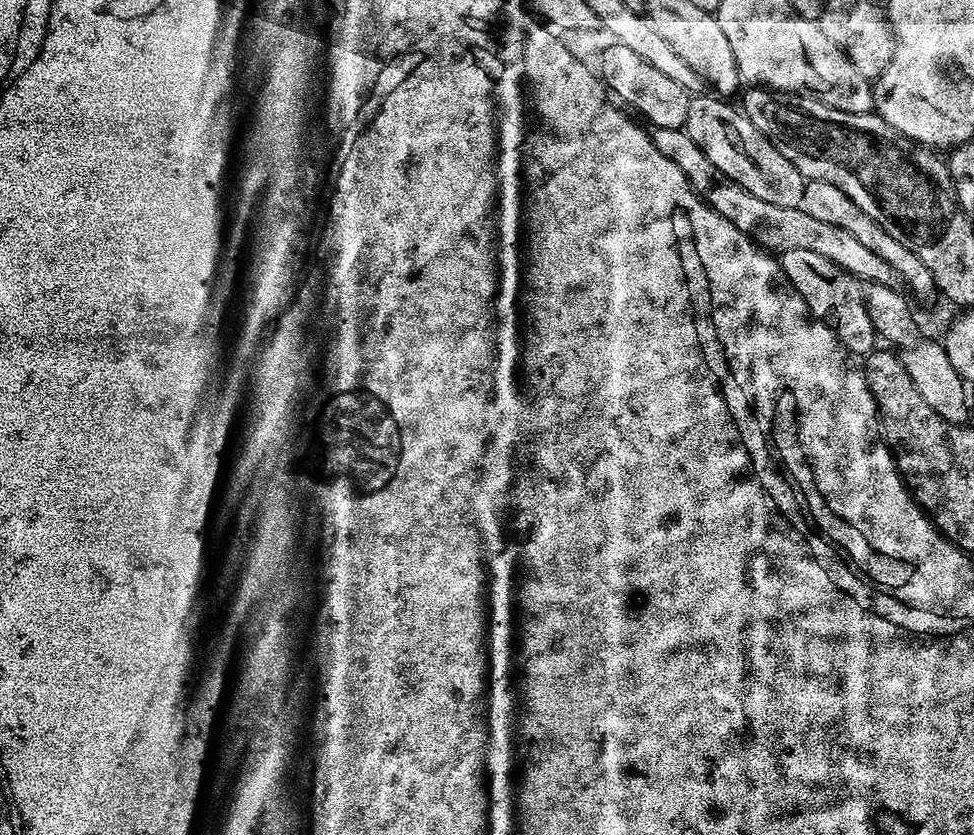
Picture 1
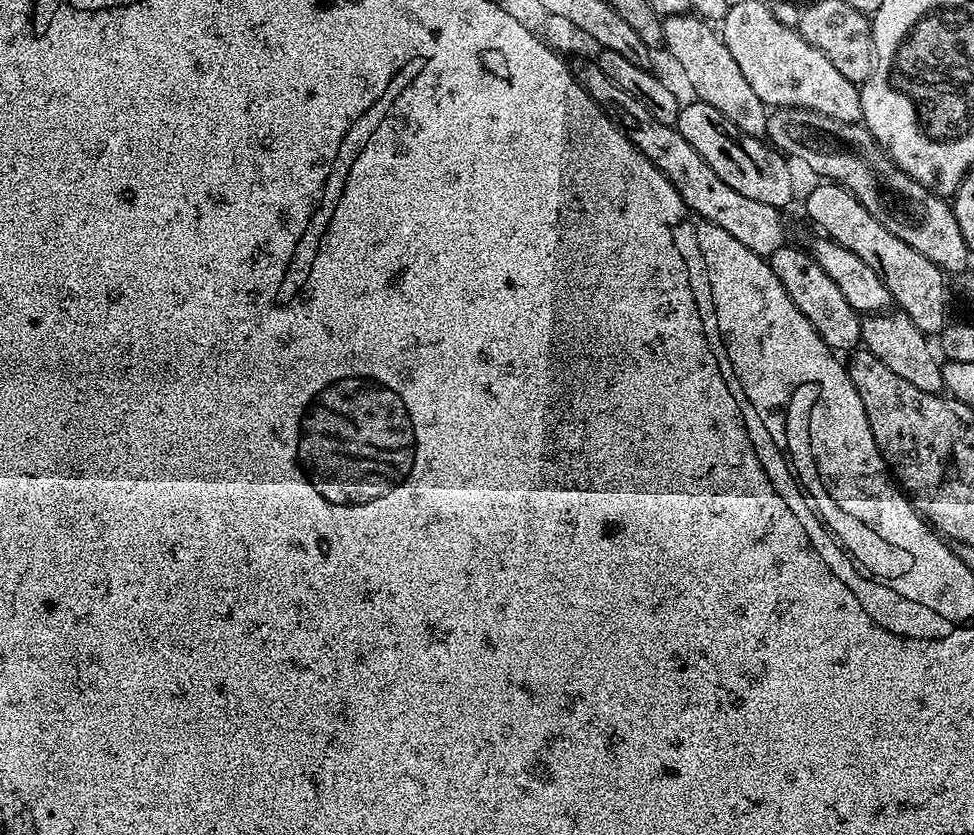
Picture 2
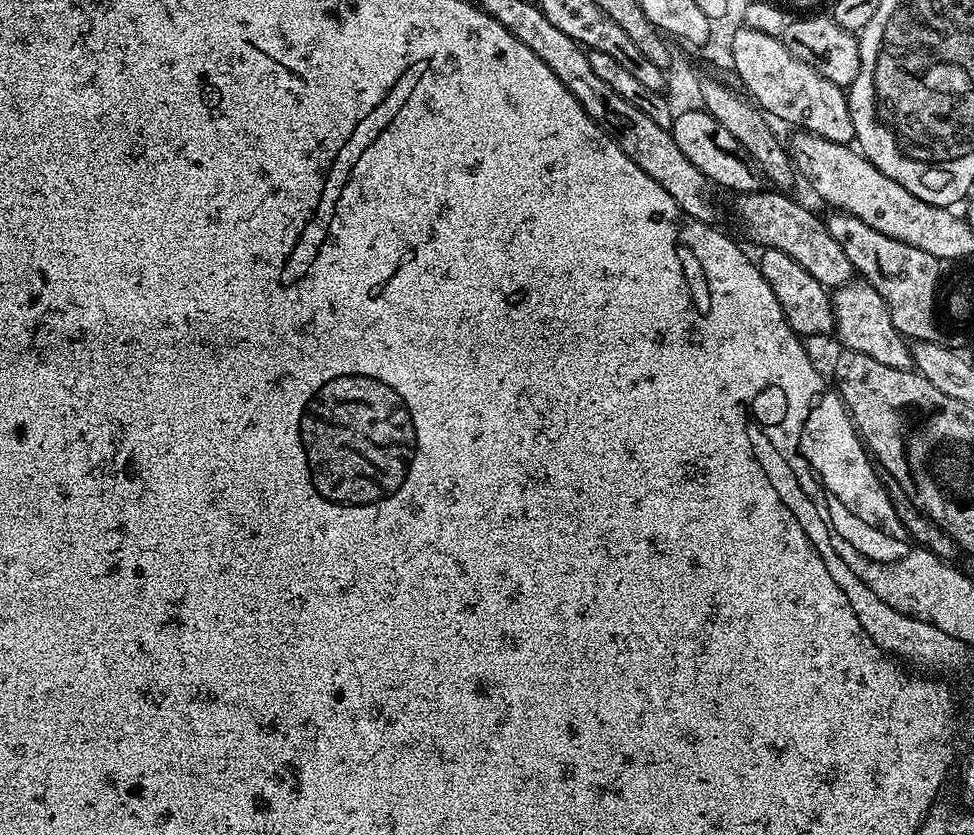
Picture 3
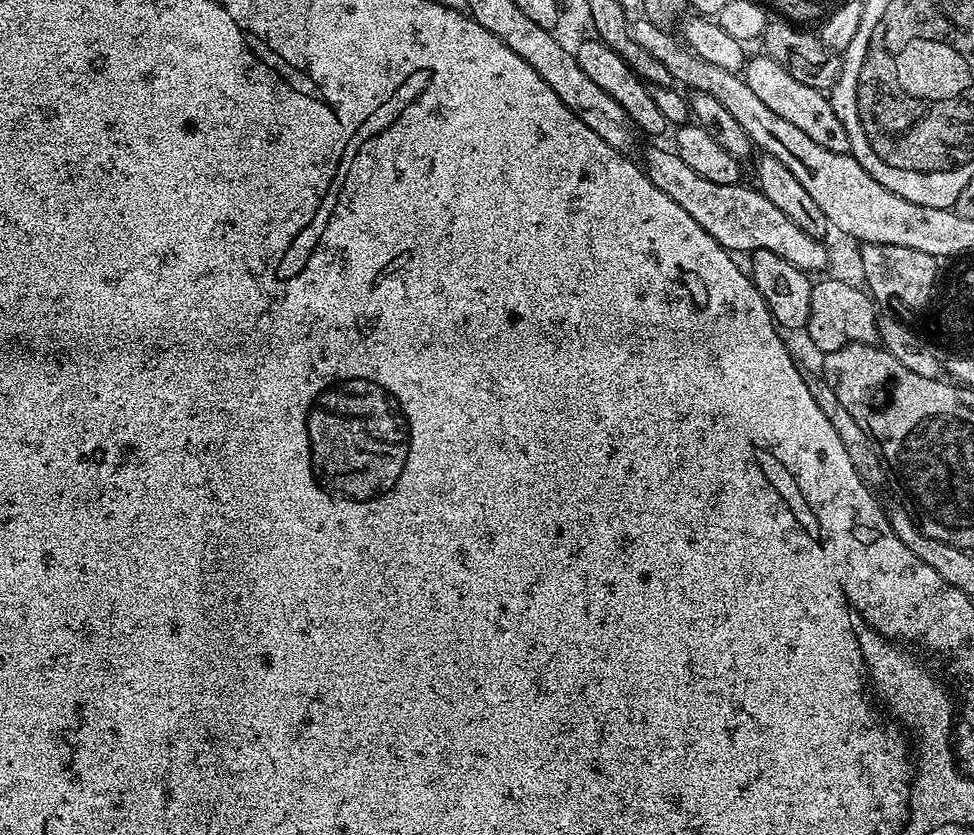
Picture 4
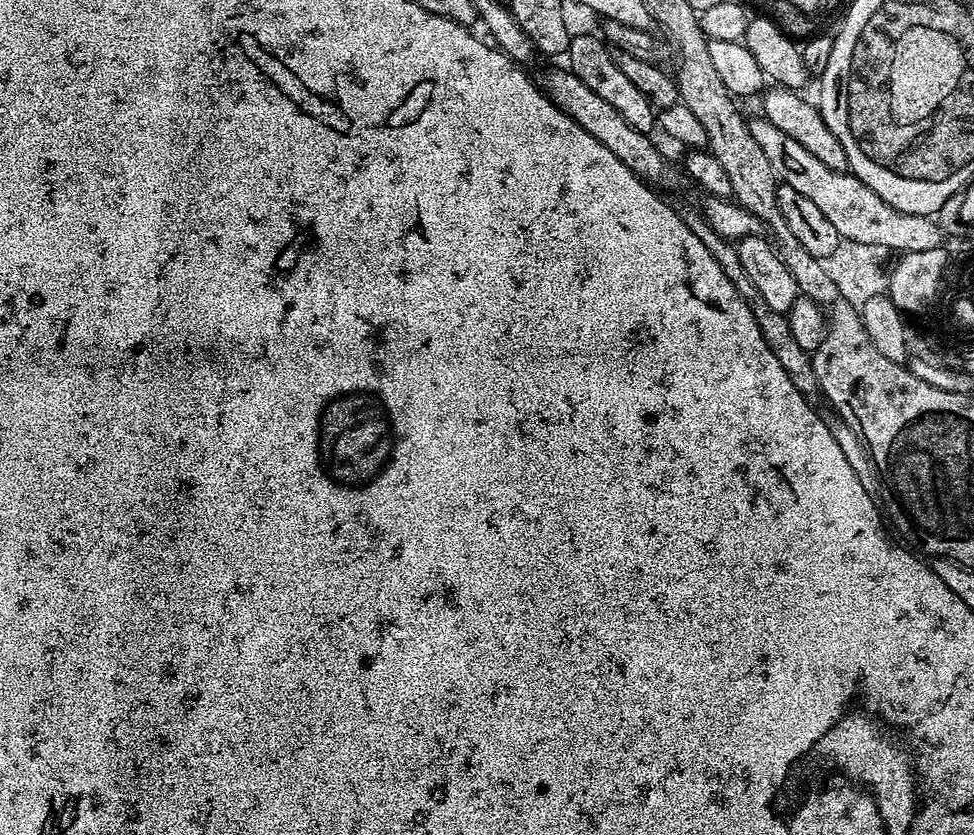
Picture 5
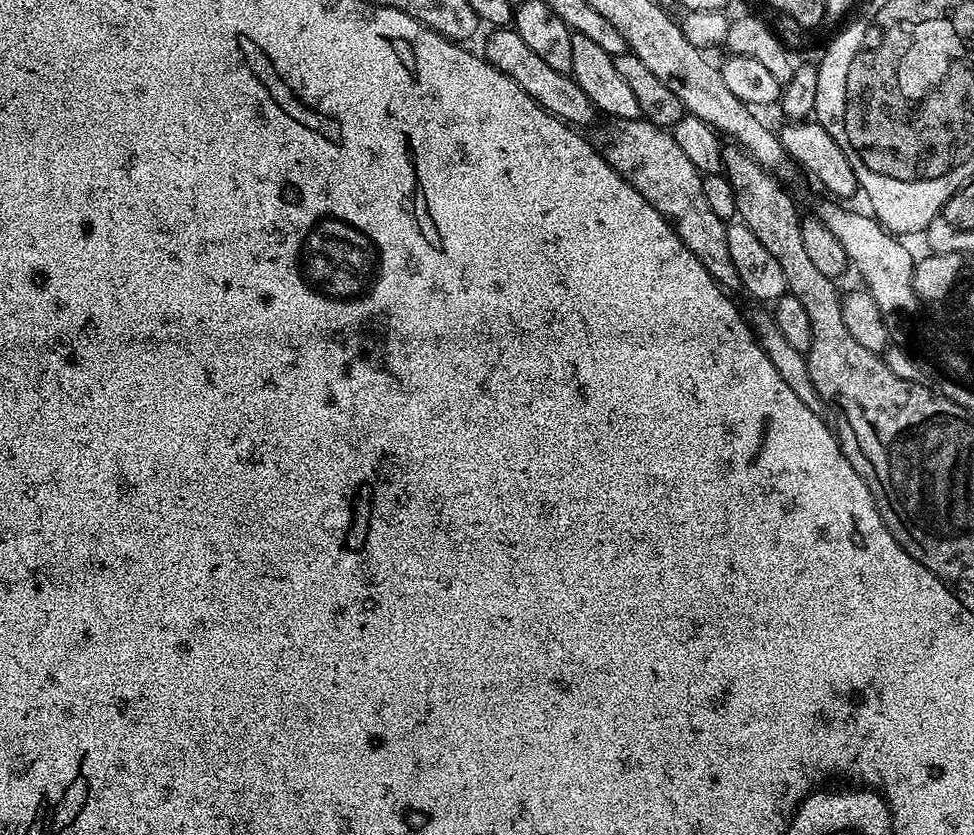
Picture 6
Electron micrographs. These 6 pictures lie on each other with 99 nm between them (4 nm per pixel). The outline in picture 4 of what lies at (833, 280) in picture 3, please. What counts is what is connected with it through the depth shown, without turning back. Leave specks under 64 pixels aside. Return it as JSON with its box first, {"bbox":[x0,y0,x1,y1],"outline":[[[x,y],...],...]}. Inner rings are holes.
{"bbox":[642,147,830,273],"outline":[[[671,147],[646,149],[642,167],[662,194],[678,202],[678,206],[682,206],[682,210],[686,210],[686,214],[690,214],[690,218],[694,218],[694,222],[698,222],[698,226],[702,226],[702,230],[706,230],[706,234],[728,252],[751,254],[754,250],[774,250],[778,258],[786,258],[786,262],[806,273],[823,273],[827,269],[830,255],[827,243],[814,239],[809,232],[802,230],[802,226],[790,222],[790,218],[786,218],[770,198],[763,196],[759,188],[747,188],[744,182],[710,182],[710,178],[702,178],[702,174],[690,170],[690,166],[686,166]]]}

